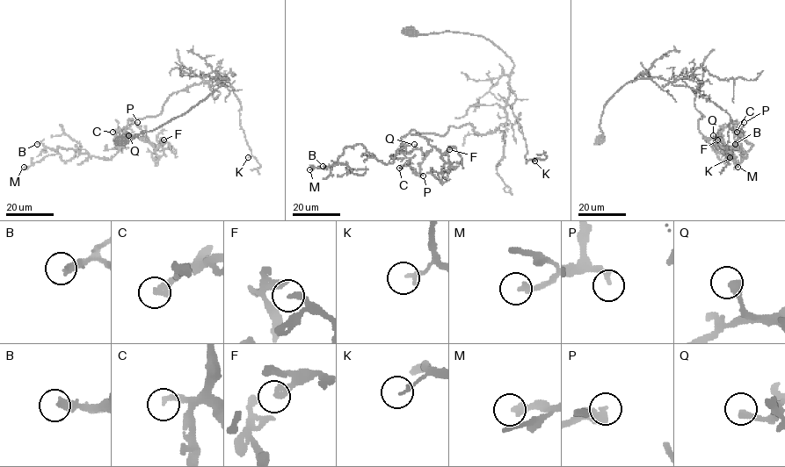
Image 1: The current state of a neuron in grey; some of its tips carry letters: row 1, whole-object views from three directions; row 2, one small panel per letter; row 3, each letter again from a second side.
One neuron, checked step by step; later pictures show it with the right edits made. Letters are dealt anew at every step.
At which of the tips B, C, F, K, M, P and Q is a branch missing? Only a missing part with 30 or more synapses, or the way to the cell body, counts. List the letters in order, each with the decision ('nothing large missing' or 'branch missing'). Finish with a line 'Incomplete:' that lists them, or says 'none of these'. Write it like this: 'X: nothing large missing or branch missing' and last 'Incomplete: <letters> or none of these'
B: branch missing
C: nothing large missing
F: nothing large missing
K: nothing large missing
M: nothing large missing
P: nothing large missing
Q: nothing large missing
Incomplete: B

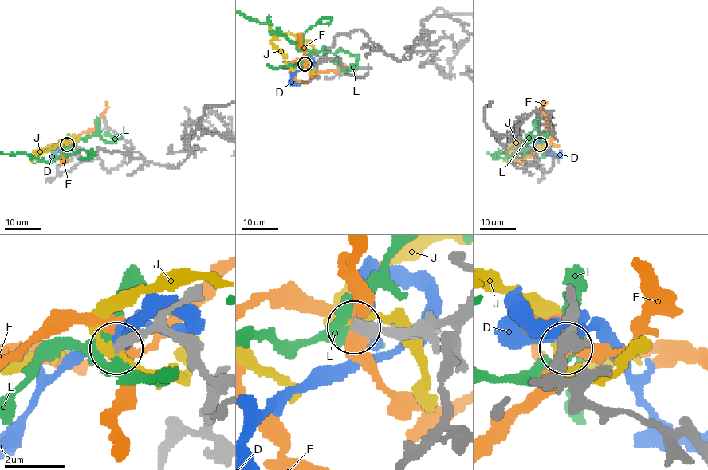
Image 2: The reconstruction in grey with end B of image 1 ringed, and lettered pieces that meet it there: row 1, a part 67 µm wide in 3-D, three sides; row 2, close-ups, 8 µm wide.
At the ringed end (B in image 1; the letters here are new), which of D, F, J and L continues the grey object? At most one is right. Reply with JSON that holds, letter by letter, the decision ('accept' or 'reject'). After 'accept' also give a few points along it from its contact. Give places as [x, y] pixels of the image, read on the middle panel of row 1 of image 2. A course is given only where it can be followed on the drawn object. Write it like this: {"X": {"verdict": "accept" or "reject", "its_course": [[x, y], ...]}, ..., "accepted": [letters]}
{"D": {"verdict": "reject"}, "F": {"verdict": "reject"}, "J": {"verdict": "reject"}, "L": {"verdict": "reject"}, "accepted": []}

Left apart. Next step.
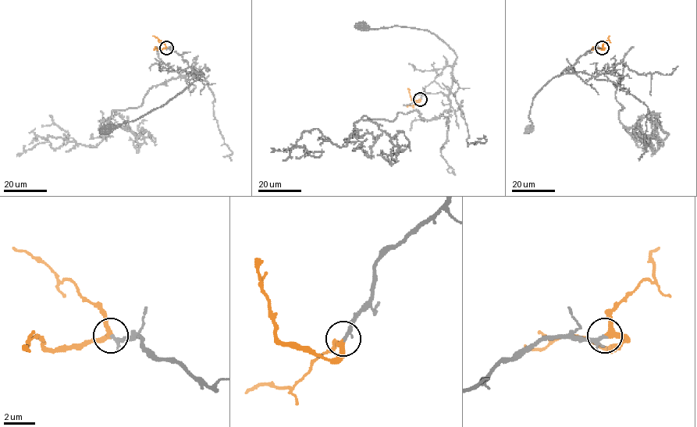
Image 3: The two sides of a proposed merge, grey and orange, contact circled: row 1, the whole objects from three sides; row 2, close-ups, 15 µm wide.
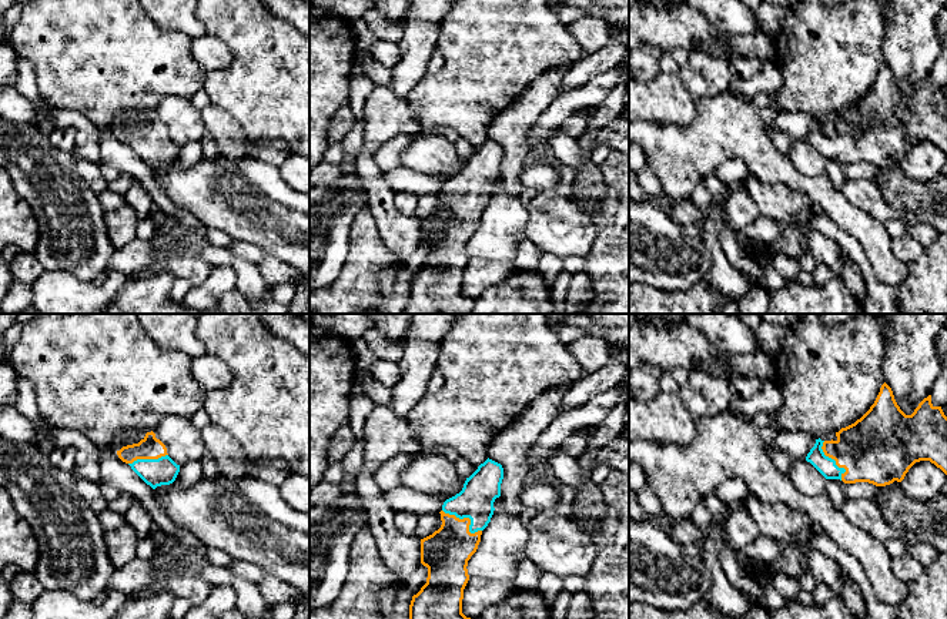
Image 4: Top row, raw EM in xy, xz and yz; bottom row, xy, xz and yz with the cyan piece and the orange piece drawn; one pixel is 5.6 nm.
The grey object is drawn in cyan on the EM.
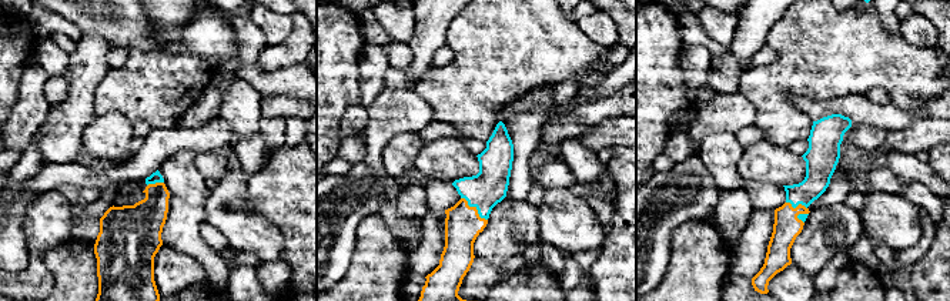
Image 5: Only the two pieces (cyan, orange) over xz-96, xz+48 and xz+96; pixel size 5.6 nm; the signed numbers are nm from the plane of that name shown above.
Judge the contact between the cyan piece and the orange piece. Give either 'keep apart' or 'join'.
join

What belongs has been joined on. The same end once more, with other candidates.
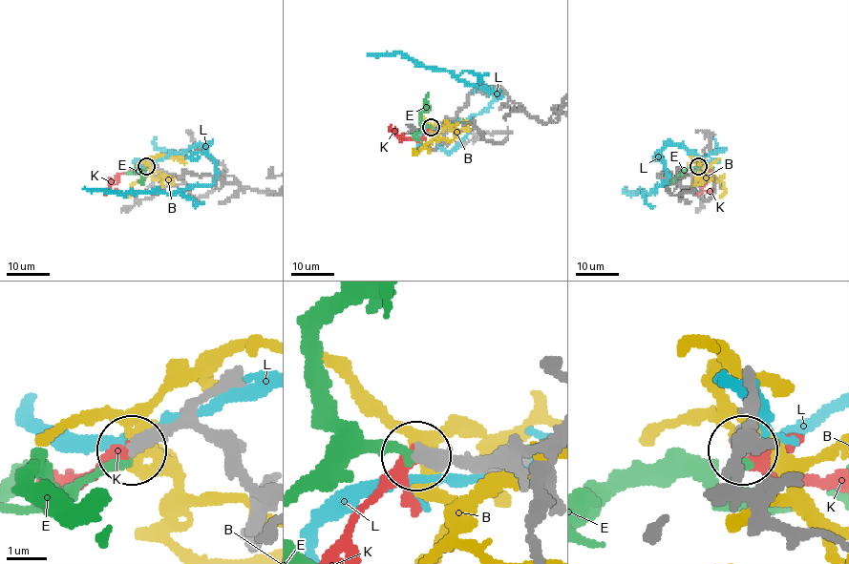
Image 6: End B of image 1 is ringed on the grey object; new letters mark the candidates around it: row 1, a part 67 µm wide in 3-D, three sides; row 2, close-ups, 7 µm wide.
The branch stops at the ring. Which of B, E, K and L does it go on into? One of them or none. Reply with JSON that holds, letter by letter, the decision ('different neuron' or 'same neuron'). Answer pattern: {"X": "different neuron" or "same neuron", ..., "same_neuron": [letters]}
{"B": "different neuron", "E": "different neuron", "K": "same neuron", "L": "different neuron", "same_neuron": ["K"]}

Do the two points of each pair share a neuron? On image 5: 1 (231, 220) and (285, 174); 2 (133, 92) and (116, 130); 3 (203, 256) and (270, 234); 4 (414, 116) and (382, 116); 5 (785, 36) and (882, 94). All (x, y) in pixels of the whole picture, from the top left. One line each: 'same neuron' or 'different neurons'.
1: different neurons
2: different neurons
3: different neurons
4: same neuron
5: different neurons

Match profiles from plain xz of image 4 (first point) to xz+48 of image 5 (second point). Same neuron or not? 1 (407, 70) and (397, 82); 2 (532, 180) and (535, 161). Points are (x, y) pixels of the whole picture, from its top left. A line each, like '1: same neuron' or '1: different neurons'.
1: different neurons
2: different neurons

